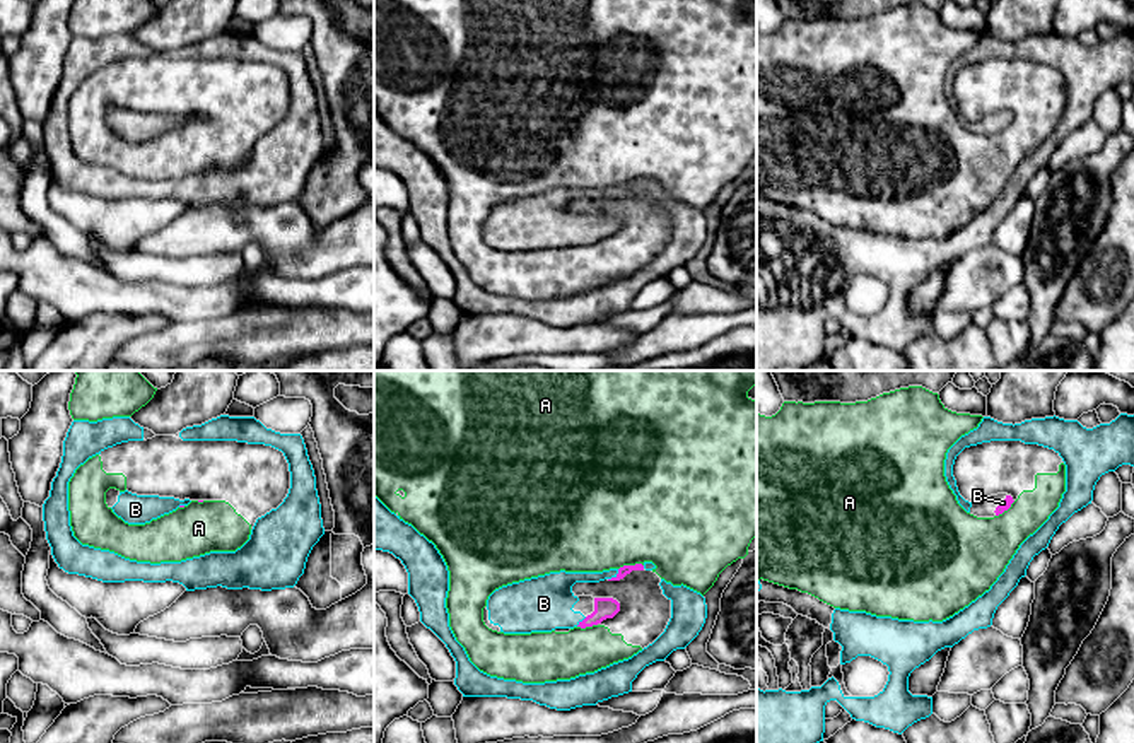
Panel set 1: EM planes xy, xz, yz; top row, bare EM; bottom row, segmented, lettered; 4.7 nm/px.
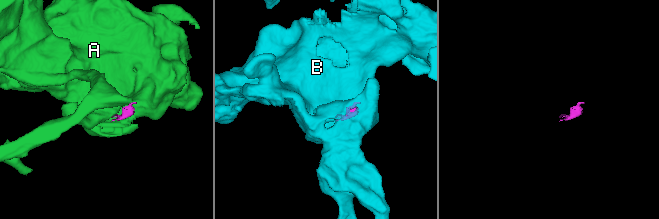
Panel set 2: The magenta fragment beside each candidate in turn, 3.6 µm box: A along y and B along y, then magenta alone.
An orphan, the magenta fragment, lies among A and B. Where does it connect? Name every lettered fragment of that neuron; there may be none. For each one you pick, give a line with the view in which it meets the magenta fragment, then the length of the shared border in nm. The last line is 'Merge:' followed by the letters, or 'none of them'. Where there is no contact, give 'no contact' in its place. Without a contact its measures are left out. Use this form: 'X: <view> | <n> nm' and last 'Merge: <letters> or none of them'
B: xz | 80 nm
Merge: B

